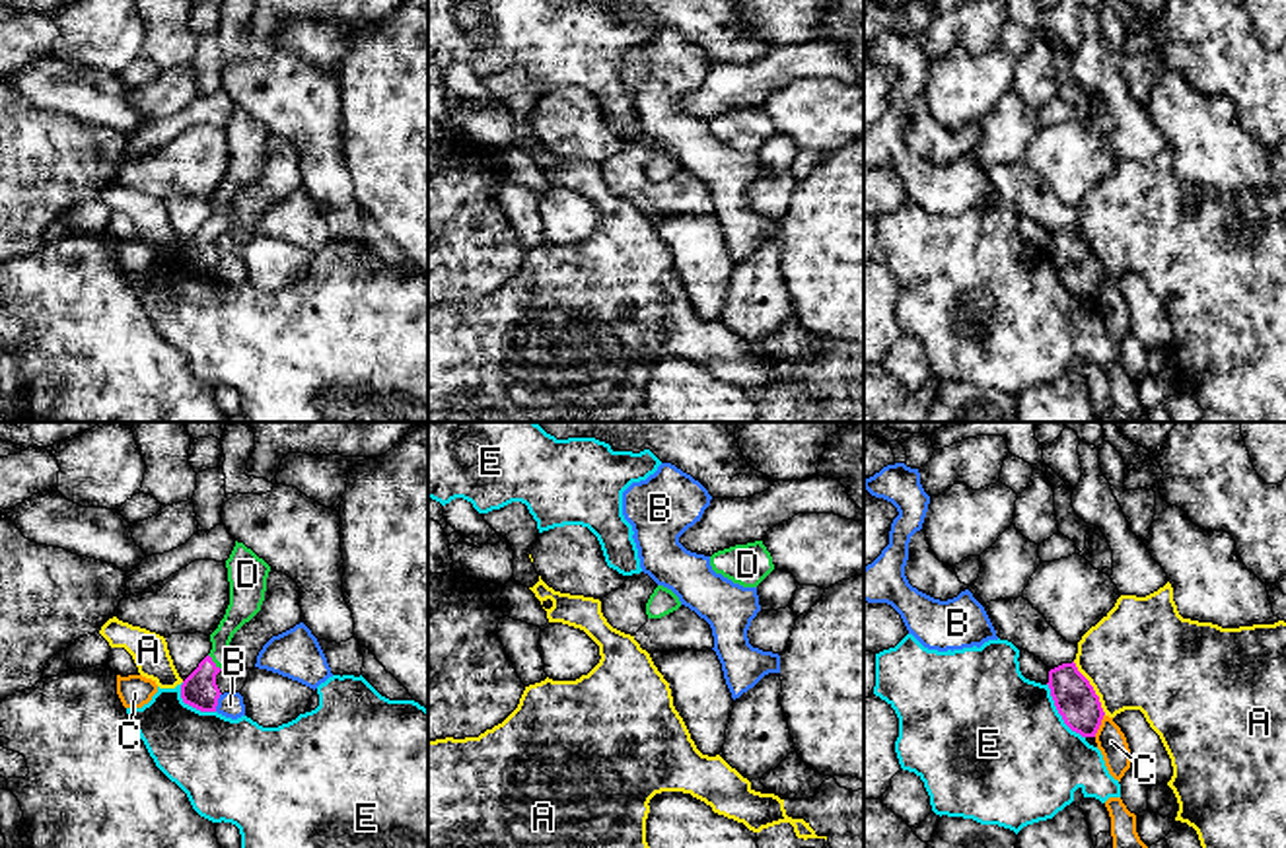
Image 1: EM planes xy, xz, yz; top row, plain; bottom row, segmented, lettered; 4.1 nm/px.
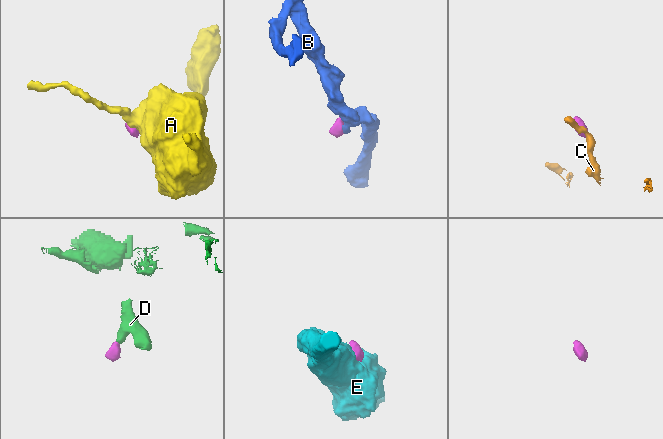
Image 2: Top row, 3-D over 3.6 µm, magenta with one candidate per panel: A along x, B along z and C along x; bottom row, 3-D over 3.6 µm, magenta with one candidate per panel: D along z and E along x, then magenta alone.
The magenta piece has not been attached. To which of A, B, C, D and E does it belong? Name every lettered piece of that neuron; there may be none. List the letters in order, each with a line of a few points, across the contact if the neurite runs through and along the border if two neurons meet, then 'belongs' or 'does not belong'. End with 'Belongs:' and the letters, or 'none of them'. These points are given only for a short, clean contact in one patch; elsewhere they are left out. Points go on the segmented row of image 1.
A: yz (1072, 662), (1092, 687), (1106, 714) | does not belong
B: xy (220, 693), (214, 710) | does not belong
C: yz (1104, 714), (1094, 736) | does not belong
D: xy (199, 689), (213, 662), (242, 609) | belongs
E: yz (1047, 683), (1061, 718), (1084, 738) | does not belong
Belongs: D

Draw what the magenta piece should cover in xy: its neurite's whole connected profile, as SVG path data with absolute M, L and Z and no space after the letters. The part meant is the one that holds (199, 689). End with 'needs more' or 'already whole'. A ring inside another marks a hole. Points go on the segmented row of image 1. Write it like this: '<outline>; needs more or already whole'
M243 543L226 560L230 582L230 605L218 628L210 634L212 650L198 667L183 681L181 698L200 712L216 712L220 689L216 675L230 667L230 642L249 622L265 601L270 566Z; needs more

